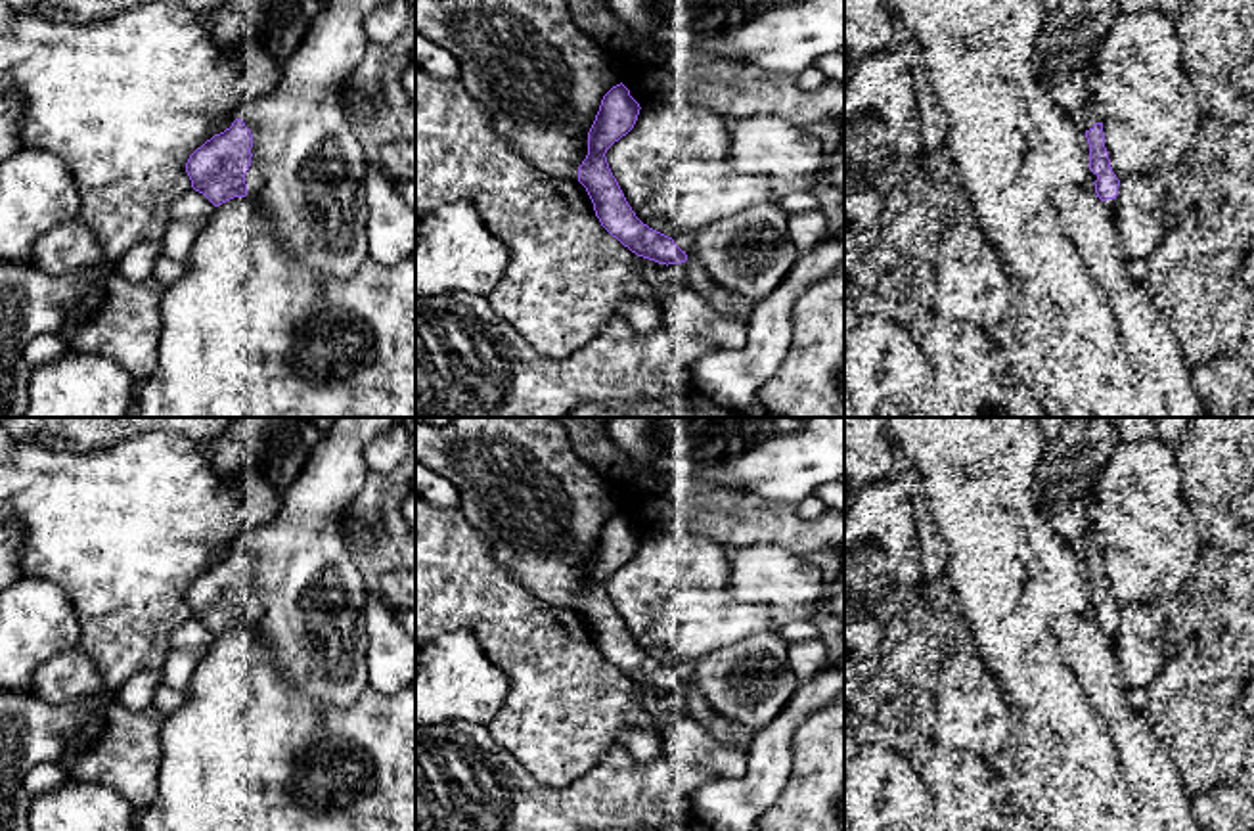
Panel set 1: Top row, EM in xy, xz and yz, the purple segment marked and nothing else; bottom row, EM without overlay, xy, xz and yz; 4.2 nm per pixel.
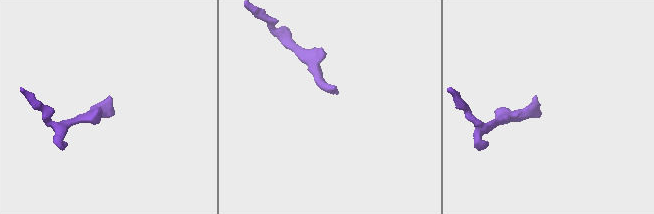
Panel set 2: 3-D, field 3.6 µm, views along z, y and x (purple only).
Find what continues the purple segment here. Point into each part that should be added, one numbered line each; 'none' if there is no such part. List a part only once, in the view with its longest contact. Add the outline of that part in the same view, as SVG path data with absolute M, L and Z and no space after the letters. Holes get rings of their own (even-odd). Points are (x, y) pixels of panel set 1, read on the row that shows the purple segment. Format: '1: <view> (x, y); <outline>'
1: xy (307, 171); M327 0L302 44L281 65L276 90L239 109L253 134L247 197L274 222L274 234L312 272L350 278L368 253L364 176L368 155L352 128L343 88L364 61L366 15L385 0Z

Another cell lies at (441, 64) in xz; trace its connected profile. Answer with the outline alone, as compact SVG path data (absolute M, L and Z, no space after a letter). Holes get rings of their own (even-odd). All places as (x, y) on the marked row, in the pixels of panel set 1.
M415 29L415 67L440 80L459 80L458 59Z

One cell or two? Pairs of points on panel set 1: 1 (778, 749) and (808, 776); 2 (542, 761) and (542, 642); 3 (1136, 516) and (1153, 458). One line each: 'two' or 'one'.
1: two
2: one
3: one

